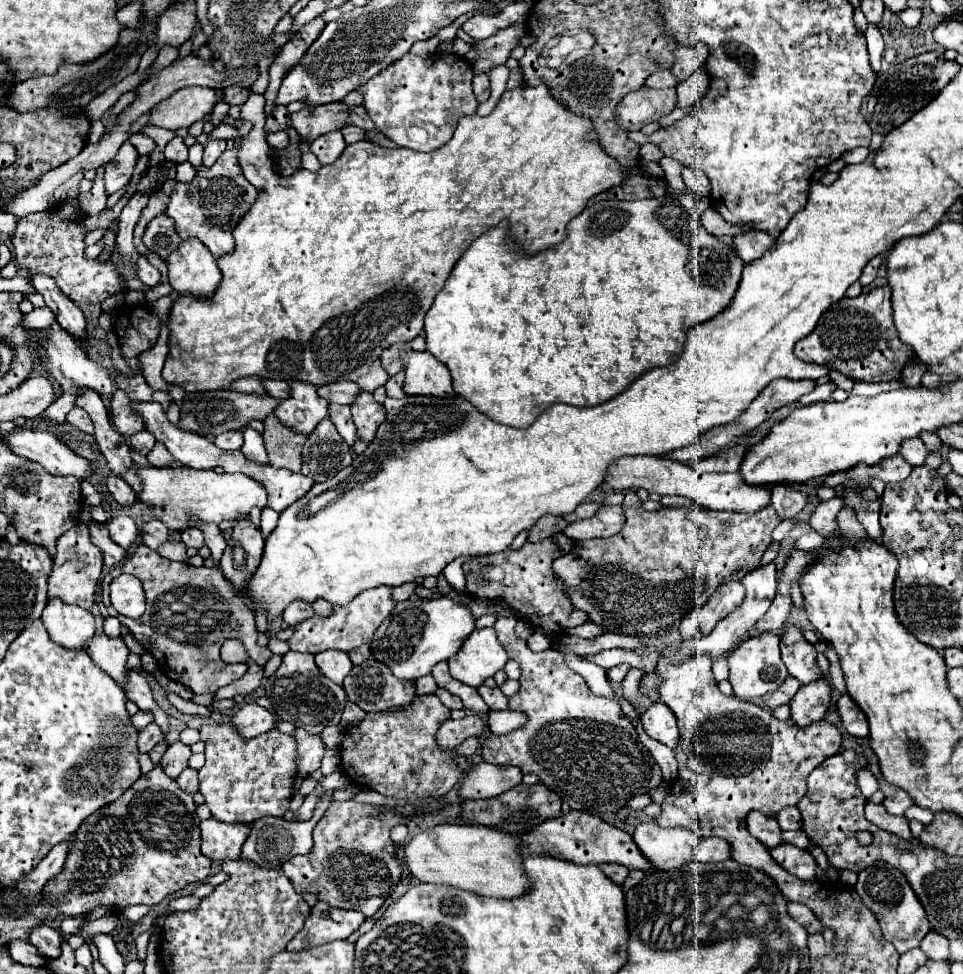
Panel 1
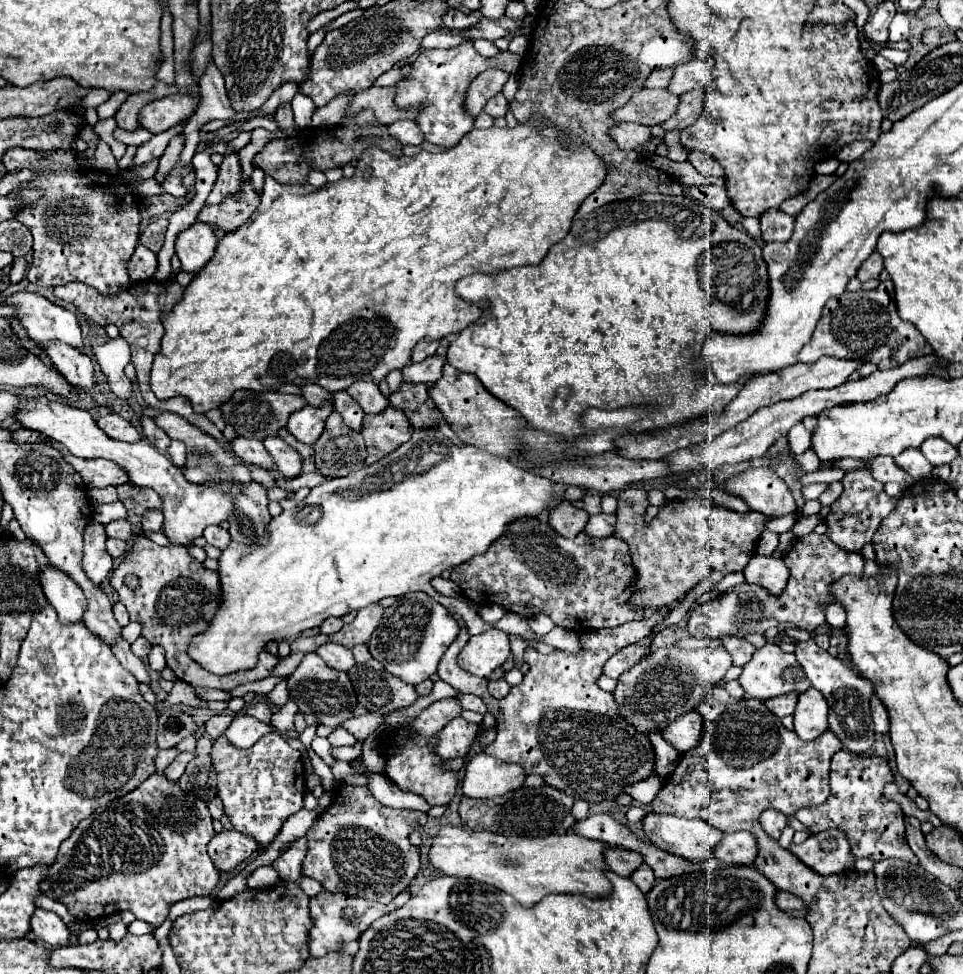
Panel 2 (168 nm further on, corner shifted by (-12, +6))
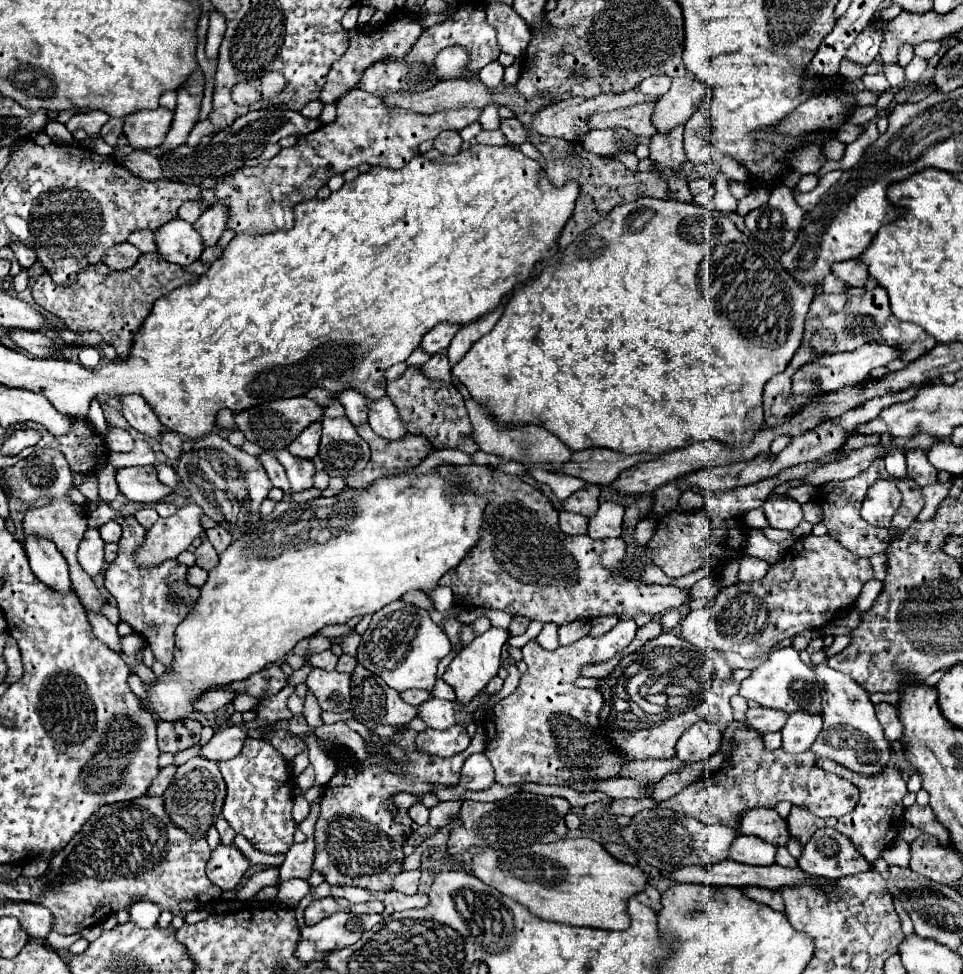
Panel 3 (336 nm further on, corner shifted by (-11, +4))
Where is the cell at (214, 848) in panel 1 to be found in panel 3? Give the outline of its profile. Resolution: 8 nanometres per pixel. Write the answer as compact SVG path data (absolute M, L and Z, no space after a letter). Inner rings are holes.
M219 844L207 864L207 876L221 890L233 890L241 882L247 868L249 860L243 856L241 850Z

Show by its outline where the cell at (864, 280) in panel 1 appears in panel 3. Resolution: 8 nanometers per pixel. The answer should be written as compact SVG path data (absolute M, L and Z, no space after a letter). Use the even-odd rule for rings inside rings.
M847 260L847 262L835 262L831 264L831 274L841 278L847 286L863 288L869 274L865 272L865 266L859 260Z

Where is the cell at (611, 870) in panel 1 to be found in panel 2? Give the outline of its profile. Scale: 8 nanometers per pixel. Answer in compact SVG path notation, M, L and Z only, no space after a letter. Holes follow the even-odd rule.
M614 848L614 850L604 850L604 862L612 872L620 876L630 876L642 864L642 856L638 852Z

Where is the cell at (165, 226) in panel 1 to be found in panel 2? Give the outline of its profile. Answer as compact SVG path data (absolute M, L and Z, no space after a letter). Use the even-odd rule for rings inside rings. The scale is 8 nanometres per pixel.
M166 216L152 220L146 226L146 230L140 234L140 244L144 244L146 248L158 252L162 248L162 244L164 244L164 232L166 232L166 228L168 228L168 218Z

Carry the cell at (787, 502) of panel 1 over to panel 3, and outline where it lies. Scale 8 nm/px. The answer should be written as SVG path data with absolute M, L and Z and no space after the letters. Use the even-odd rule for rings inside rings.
M749 530L749 538L743 544L743 552L745 554L753 554L769 564L775 564L783 558L783 548L767 538L763 538L763 534L759 530Z

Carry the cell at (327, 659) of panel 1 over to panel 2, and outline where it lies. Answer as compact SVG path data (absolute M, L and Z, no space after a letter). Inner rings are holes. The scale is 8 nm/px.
M324 644L316 650L316 654L330 666L342 672L348 672L356 662L354 662L354 654L350 648L346 646L338 646L338 644Z

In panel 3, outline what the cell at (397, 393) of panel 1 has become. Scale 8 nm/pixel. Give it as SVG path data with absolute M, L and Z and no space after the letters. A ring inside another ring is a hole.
M435 354L431 356L431 360L427 364L423 364L425 372L429 374L429 370L433 368L433 374L429 374L433 380L437 378L443 378L443 380L451 380L451 366L449 366L449 360L445 354Z

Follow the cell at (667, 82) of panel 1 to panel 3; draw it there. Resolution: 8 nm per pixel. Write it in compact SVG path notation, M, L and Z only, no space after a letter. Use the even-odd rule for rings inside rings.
M651 76L651 78L647 78L647 80L643 80L639 84L639 90L643 94L659 98L659 96L663 96L669 90L669 86L671 86L671 78L669 76Z

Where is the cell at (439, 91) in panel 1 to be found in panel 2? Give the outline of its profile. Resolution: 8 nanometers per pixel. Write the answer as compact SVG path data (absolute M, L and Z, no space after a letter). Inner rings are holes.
M470 40L448 50L426 50L414 60L410 76L402 78L396 84L394 102L400 108L418 108L416 124L422 130L424 140L442 148L452 148L462 140L466 132L474 128L474 116L470 116L466 110L466 92L470 82L490 66L518 70L520 56L512 52L502 52L496 58L482 58L474 50Z

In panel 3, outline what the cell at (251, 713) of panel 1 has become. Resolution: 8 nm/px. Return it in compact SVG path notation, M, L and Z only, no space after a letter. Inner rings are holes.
M229 726L223 732L217 732L205 746L201 746L199 756L213 760L213 762L235 758L239 750L243 748L245 738L247 738L247 732L243 728Z

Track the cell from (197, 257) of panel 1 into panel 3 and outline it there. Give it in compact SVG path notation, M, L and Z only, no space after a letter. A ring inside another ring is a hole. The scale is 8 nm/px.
M179 218L157 228L155 244L157 244L157 252L167 262L173 262L179 266L193 264L195 260L199 260L203 252L203 242L201 242L199 232L195 232L191 224Z

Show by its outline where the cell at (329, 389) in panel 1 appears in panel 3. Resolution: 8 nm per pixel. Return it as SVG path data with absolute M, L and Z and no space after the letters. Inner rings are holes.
M385 396L383 400L371 400L371 408L369 408L369 426L373 428L373 432L377 432L383 438L405 438L407 430L399 418L397 408L393 406L393 402L389 402L389 398Z

